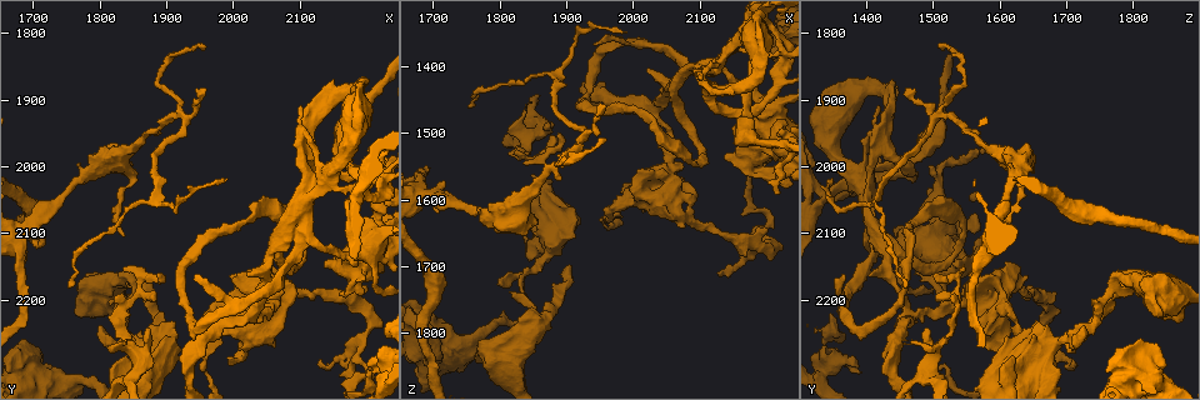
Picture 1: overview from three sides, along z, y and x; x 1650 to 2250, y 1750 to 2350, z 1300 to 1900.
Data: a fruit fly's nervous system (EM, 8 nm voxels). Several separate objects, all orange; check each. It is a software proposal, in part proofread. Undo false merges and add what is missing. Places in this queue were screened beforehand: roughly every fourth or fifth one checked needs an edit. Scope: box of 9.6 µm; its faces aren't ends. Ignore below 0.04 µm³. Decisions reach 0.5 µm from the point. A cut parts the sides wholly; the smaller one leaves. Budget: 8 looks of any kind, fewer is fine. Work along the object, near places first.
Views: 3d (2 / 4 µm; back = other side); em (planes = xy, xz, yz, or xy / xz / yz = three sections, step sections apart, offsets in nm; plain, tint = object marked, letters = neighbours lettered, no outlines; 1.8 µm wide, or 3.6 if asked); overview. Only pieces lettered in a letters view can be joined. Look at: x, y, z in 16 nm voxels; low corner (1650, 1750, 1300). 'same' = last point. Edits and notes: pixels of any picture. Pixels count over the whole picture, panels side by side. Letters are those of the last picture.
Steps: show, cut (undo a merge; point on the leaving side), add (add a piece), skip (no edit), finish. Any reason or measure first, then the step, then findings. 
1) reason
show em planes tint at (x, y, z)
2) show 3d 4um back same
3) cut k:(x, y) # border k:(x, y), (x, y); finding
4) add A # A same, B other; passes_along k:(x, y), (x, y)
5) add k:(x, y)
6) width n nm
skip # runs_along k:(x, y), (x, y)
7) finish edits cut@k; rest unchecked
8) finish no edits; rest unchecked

calibre changes
show em xy step 4 tint at (2200, 2305, 1640)

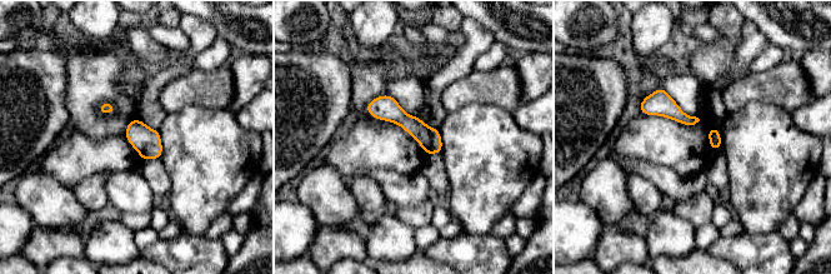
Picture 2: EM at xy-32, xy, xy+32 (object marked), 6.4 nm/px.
another direction
show em planes letters same

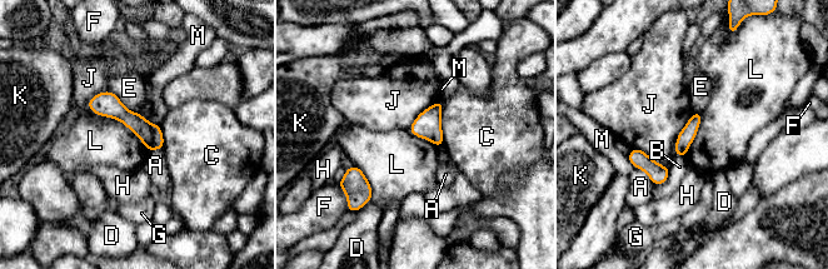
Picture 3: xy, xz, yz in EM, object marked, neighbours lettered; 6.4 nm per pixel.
width 100 nm
skip # A other, B other, C other, D other, E other, F other, G other, H other, J other, K other, L other, M other; border 3:(96, 114), (120, 120), (148, 152); continuous, no second neuron

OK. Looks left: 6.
an open end
show 3d 4um at (2185, 2170, 1485)

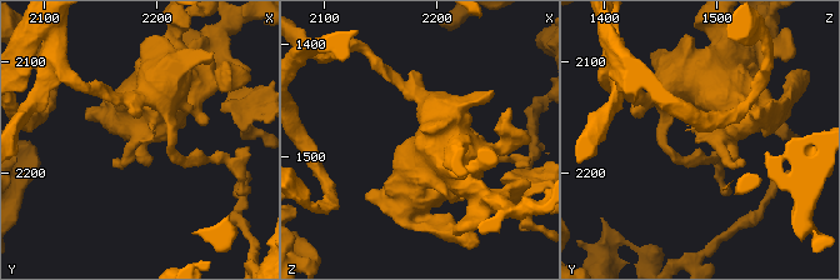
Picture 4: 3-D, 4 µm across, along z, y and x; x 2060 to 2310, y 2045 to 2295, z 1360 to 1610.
show em planes letters at (2184, 2170, 1484)

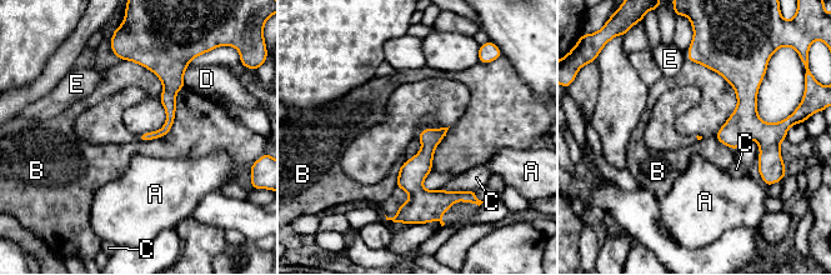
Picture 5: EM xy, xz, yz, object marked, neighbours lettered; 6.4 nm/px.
skip # A other, B other, C other, D other, E other; runs_along 5:(442, 130), (415, 170), (411, 210); none of them fits

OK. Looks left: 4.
tapers out
show 3d 2um back at (1955, 1820, 1515)

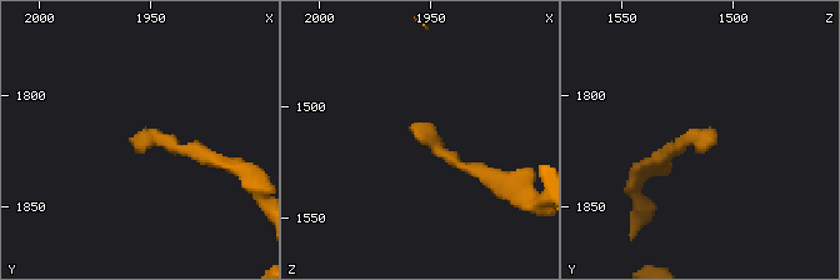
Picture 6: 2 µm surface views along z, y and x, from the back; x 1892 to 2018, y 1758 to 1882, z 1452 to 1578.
show em xy step 16 tint at (1958, 1822, 1512)

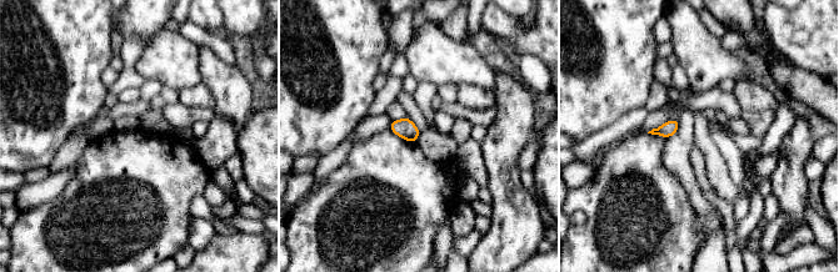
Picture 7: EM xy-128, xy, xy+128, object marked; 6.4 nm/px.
another direction
show em planes letters same

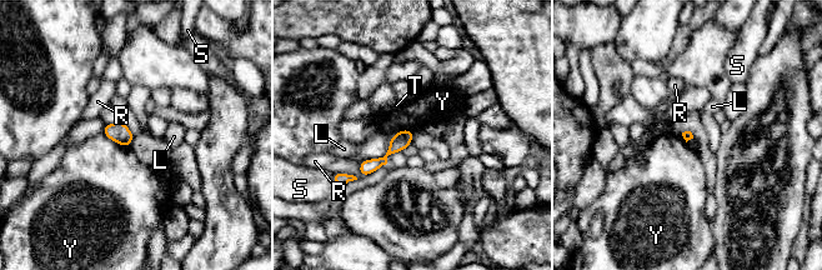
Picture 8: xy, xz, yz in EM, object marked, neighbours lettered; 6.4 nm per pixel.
skip # L other, R other, S other, T other, Y other; runs_along 8:(410, 134), (379, 163), (362, 170); no lettered piece goes on from it

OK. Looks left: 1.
finish no edits; rest unchecked

